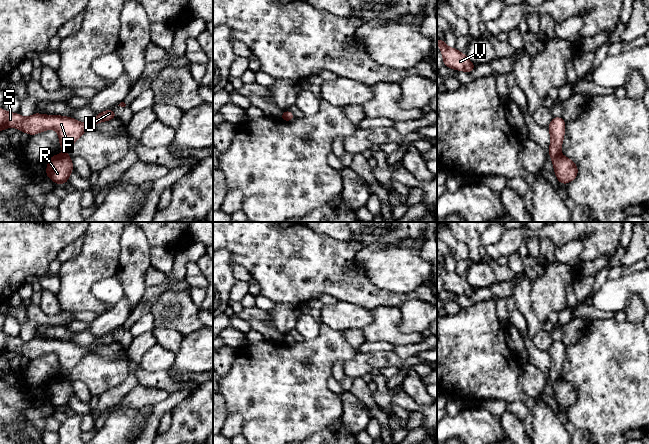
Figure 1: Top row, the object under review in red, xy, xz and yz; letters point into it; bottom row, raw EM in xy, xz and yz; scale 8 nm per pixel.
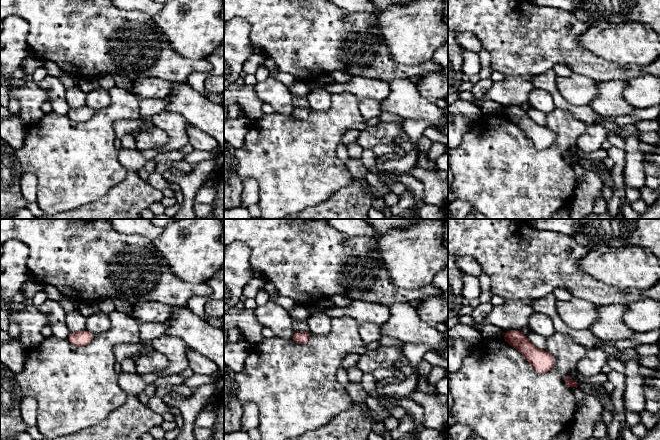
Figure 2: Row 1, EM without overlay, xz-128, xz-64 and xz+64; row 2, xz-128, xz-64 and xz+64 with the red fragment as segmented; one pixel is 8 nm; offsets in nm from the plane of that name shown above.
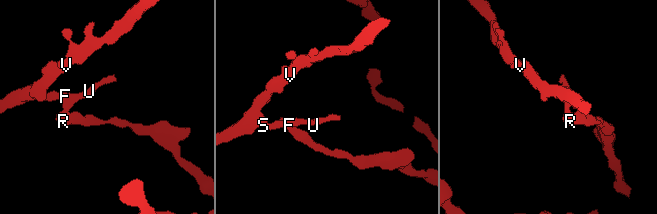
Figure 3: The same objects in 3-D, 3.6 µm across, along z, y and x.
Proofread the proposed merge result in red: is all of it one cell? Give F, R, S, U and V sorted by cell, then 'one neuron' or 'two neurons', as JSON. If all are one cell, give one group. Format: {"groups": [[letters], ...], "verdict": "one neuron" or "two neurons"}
{"groups": [["F", "S", "U", "V"], ["R"]], "verdict": "two neurons"}

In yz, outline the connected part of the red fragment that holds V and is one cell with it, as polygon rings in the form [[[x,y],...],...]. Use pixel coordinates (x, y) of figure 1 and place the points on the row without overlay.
[[[445,263],[437,264],[437,269],[442,276],[444,290],[467,297],[475,293],[476,289],[466,281],[465,277],[459,276],[455,271],[448,272]]]

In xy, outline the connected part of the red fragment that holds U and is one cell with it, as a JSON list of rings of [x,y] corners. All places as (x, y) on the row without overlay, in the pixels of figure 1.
[[[0,332],[0,355],[13,351],[31,360],[45,354],[55,353],[59,360],[61,373],[68,376],[87,353],[94,352],[94,349],[100,346],[115,342],[117,340],[112,333],[97,338],[92,346],[85,348],[72,341],[60,339],[34,337],[28,342],[24,342],[19,337],[7,336]]]

